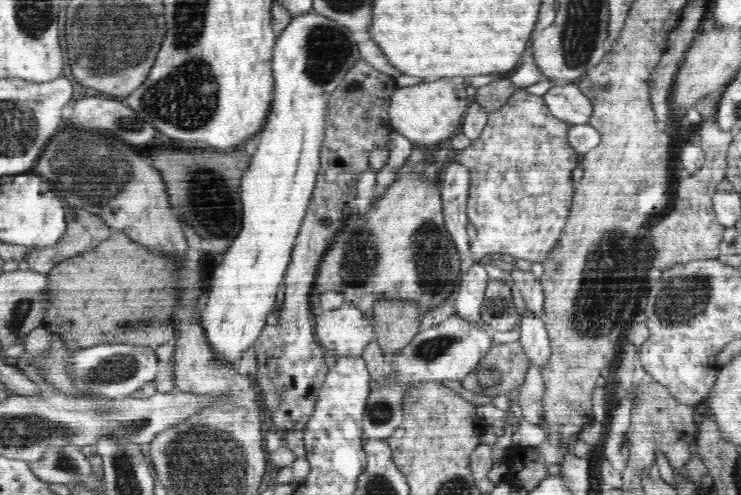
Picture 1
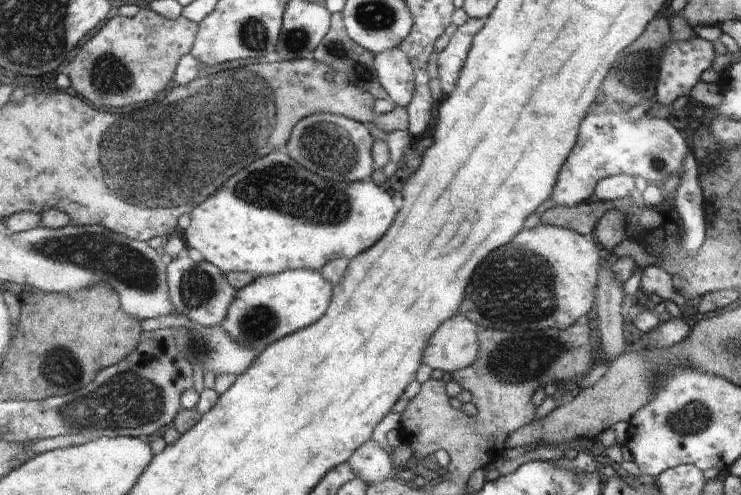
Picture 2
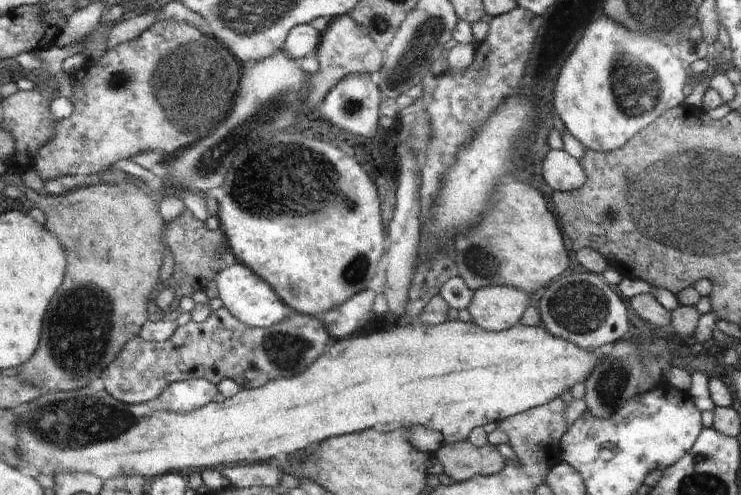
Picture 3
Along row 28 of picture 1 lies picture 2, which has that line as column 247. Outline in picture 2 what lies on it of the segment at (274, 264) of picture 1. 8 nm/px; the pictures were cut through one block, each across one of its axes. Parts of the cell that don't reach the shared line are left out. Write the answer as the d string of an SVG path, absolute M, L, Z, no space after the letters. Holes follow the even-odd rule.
M290 269L280 274L256 277L255 281L236 293L222 328L240 346L262 352L278 338L314 324L326 312L330 302L330 286L332 284L323 275L308 269Z

